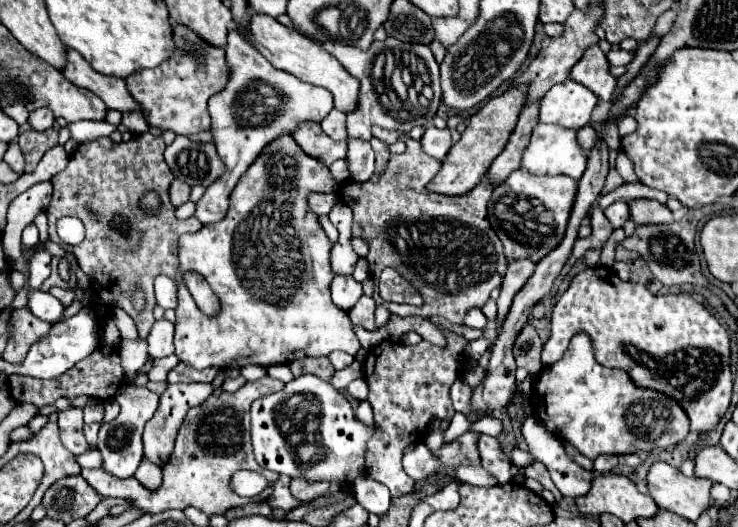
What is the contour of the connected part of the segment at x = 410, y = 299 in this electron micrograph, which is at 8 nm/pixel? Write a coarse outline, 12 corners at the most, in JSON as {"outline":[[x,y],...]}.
{"outline":[[394,268],[382,270],[384,300],[422,306],[420,292]]}

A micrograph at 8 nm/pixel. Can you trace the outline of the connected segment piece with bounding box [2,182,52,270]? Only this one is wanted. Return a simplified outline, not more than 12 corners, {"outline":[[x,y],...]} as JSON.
{"outline":[[36,182],[14,198],[2,234],[14,270],[24,268],[22,230],[52,200],[52,182]]}

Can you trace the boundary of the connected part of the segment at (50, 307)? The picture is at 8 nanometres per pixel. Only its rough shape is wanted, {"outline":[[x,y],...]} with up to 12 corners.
{"outline":[[32,290],[28,308],[50,324],[64,318],[66,306],[50,292]]}

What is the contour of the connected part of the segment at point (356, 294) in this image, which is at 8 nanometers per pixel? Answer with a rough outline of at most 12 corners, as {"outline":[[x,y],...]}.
{"outline":[[336,276],[330,290],[334,304],[350,310],[362,296],[352,276]]}

